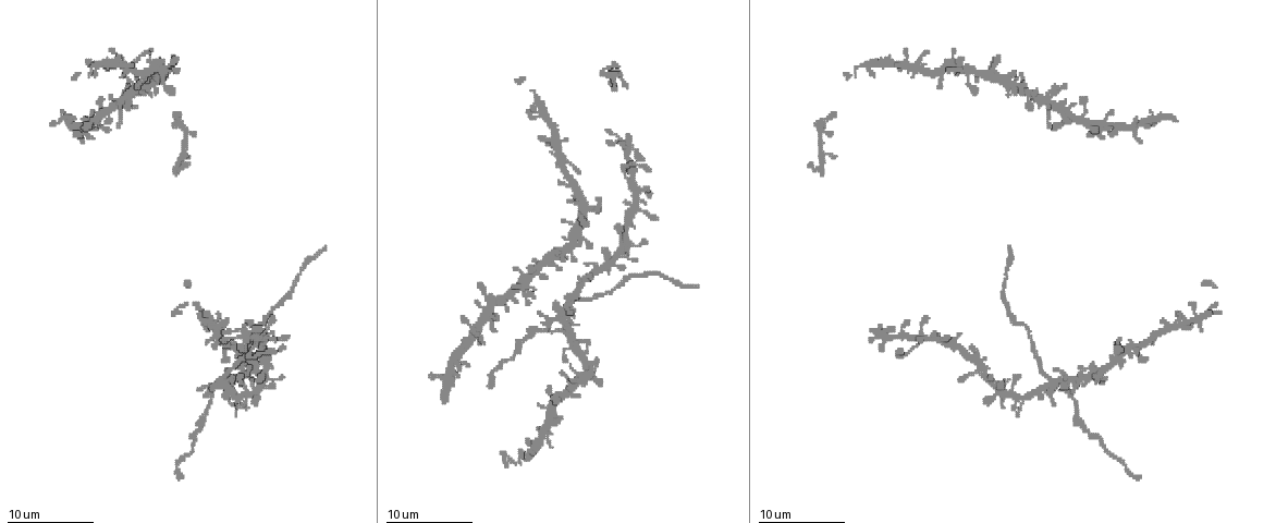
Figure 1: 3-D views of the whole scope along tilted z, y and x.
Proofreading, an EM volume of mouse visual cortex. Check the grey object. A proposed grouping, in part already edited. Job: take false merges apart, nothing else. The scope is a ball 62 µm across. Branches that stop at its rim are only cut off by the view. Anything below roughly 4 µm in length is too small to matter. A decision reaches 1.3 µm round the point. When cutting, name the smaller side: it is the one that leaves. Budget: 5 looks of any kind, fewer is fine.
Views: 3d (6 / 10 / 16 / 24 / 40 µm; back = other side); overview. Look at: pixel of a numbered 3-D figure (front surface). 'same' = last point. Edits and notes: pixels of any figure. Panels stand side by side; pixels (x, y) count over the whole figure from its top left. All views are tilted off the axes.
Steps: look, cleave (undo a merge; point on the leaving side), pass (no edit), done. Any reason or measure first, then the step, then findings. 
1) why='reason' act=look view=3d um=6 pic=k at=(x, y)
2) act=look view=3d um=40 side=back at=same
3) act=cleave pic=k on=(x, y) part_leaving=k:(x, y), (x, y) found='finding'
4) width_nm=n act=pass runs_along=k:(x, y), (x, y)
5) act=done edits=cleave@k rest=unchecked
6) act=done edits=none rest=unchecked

why='small branch off a trunk' act=look view=3d um=6 pic=1 at=(558, 319)

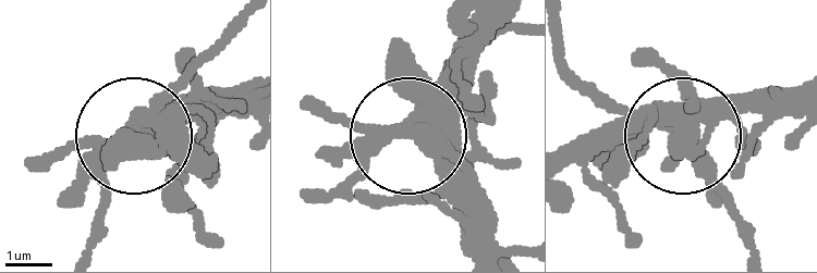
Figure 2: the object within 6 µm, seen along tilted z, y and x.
act=look view=3d um=6 side=back pic=2 at=(408, 121)

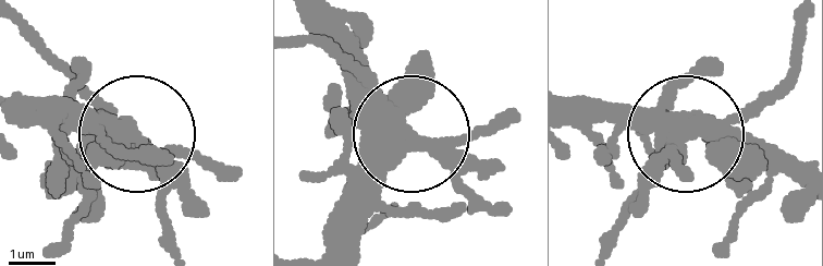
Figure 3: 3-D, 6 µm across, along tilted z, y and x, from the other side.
act=pass runs_along=3:(320, 246), (343, 188), (402, 133), (444, 160), (478, 207) found='continuous, no second neuron'

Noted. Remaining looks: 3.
why='four arms meet' act=look view=3d um=10 pic=1 at=(880, 331)

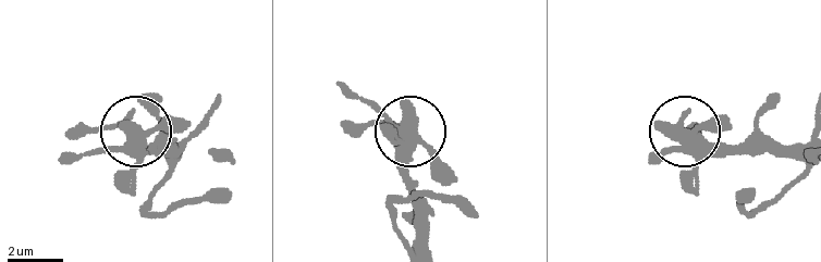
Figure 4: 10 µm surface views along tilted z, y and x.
act=pass runs_along=4:(424, 246), (406, 134), (375, 120), (342, 127) found='continuous, no second neuron'

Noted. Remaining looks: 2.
why='four or more arms meet' act=look view=3d um=16 pic=1 at=(629, 185)

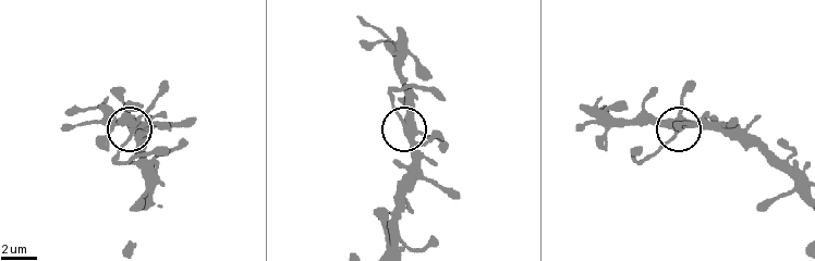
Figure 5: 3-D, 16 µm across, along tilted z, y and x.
act=look view=3d um=16 side=back pic=5 at=(133, 130)

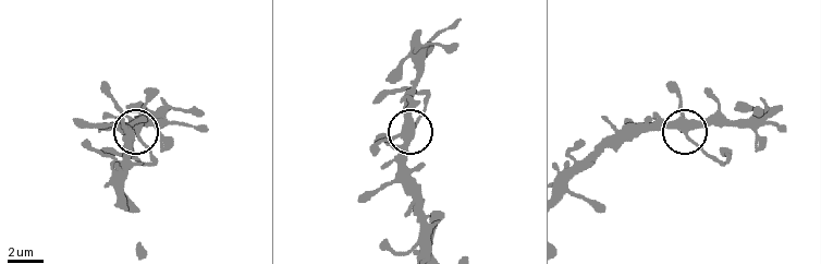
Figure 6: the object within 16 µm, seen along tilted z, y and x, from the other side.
act=pass runs_along=6:(429, 249), (421, 188), (406, 166), (406, 139), (425, 100) found='continuous, no second neuron'

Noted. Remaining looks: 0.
act=done edits=none rest=unchecked

